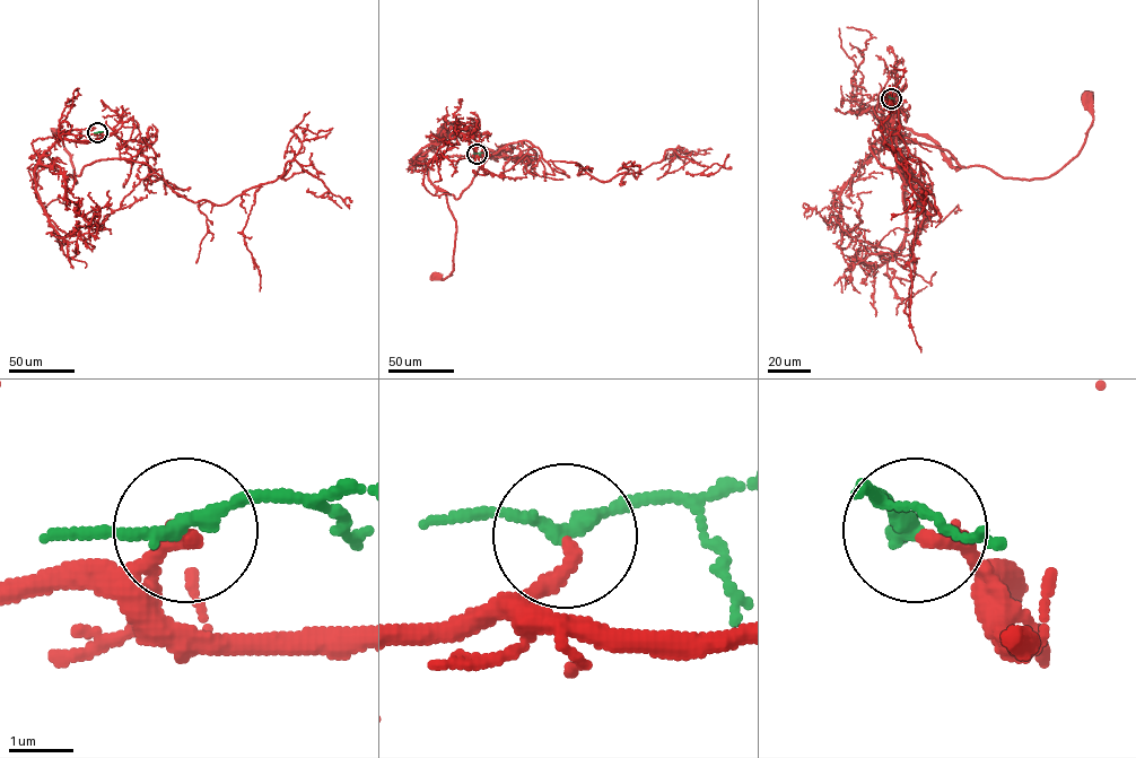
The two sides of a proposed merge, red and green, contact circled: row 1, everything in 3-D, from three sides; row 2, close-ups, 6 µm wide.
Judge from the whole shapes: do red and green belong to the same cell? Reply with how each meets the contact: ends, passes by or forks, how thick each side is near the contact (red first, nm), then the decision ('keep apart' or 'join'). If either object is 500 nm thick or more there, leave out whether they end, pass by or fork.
red ends there; green passes by; 240 nm thick on the red side, 220 nm on the other; join

